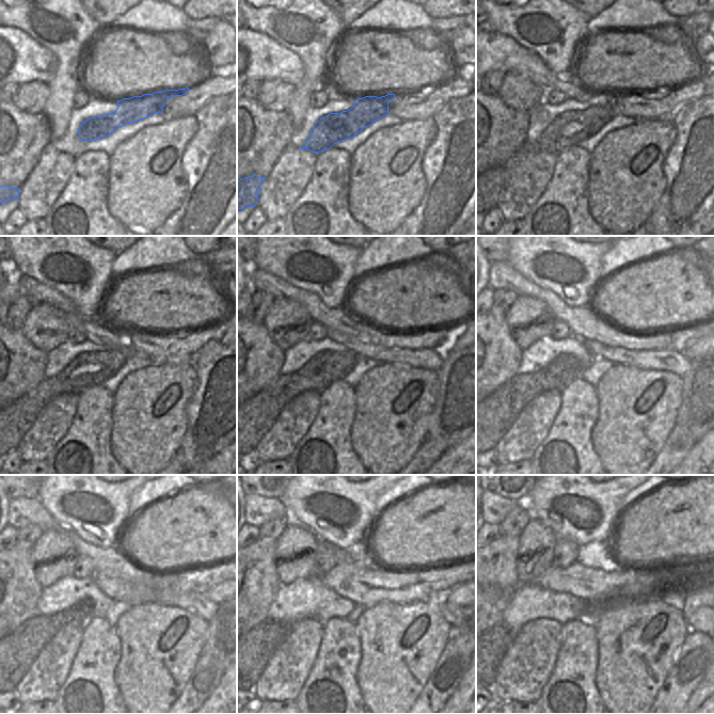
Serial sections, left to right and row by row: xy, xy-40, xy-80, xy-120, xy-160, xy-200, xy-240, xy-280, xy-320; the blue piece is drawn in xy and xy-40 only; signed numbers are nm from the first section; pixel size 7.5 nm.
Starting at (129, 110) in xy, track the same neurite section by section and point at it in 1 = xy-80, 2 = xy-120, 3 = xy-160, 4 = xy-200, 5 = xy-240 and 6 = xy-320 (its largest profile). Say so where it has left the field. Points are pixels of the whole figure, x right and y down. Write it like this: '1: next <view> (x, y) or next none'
1: next xy-80 (569, 129)
2: next xy-120 (92, 368)
3: next xy-160 (258, 413)
4: next xy-200 (497, 412)
5: next xy-240 (19, 649)
6: next xy-320 (497, 639)

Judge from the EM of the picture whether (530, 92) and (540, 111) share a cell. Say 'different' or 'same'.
different

